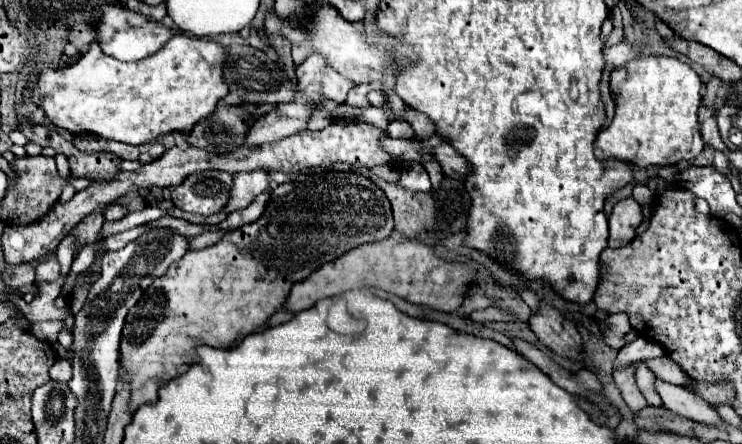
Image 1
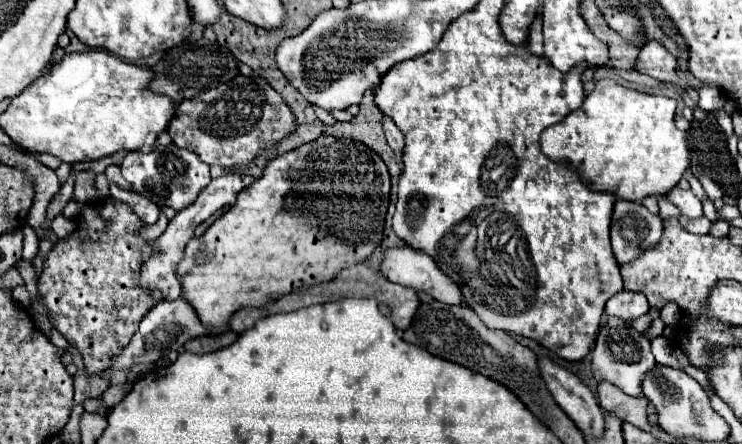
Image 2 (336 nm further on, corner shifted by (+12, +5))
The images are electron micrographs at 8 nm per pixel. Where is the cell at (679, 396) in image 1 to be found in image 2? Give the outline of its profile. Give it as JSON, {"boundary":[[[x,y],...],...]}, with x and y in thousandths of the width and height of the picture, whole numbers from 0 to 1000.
{"boundary":[[[817,714],[817,723],[811,727],[809,750],[803,759],[801,791],[798,791],[801,854],[806,863],[819,858],[852,894],[865,894],[868,885],[863,876],[863,854],[881,822],[884,822],[884,813],[876,791],[876,768],[863,745],[857,745],[849,732],[849,723],[841,723],[836,714]]]}

